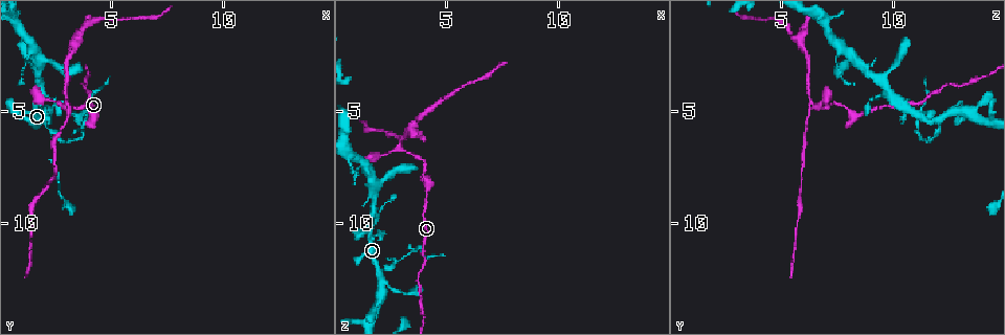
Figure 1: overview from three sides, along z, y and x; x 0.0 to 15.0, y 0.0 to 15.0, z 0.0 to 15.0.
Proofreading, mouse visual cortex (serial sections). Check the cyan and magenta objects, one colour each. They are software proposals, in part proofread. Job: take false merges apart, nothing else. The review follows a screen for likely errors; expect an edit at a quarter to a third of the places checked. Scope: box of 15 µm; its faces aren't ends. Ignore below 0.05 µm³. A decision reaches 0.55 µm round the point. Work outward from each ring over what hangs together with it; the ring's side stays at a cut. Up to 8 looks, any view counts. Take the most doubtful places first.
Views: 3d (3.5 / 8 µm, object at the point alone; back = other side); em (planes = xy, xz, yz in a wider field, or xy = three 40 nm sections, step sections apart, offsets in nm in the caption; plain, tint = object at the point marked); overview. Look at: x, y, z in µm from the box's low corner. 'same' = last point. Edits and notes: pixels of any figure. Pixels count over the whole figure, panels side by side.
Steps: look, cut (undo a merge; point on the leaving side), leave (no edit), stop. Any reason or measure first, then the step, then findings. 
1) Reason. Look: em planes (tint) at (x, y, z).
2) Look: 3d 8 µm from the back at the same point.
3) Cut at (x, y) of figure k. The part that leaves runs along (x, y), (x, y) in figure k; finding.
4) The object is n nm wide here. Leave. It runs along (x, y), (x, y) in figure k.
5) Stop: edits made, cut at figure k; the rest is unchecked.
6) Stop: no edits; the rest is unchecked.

Three-way junction. Look: 3d 3.5 µm from the back at (2.2, 5.7, 12.1).

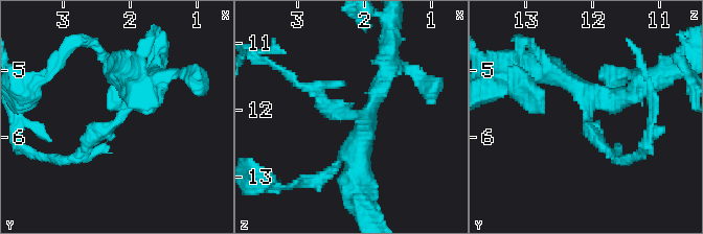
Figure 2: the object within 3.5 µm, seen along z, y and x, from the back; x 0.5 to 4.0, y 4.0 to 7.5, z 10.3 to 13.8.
3 arms meet here; the arms are 150, 250, 300 nm wide; now the EM. Look: em xy step 5 (tint) at (2.20, 5.75, 12.10).

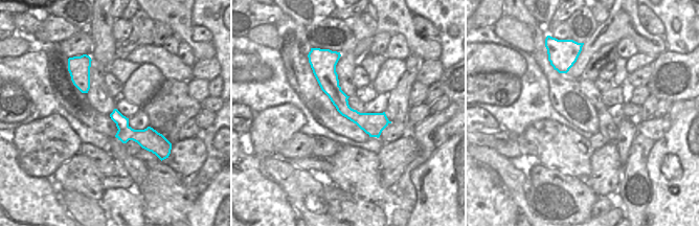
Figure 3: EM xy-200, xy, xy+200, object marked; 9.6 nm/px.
The object is 200 nm wide here. Cut at (86, 137) of figure 2. The part that leaves runs along (114, 122), (76, 158), (44, 155) in figure 2; a second cell is stuck on.

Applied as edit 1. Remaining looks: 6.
Redraw. Look: overview.

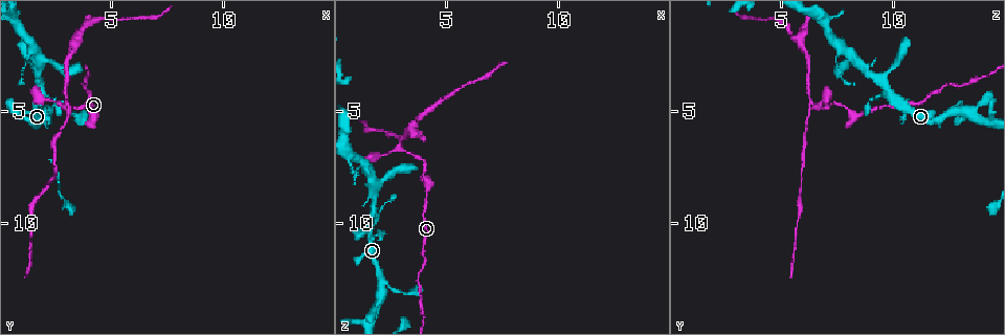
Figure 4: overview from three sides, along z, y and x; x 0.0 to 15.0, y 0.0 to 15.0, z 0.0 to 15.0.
A narrow waist. Look: 3d 8 µm at (4.1, 5.2, 8.2).

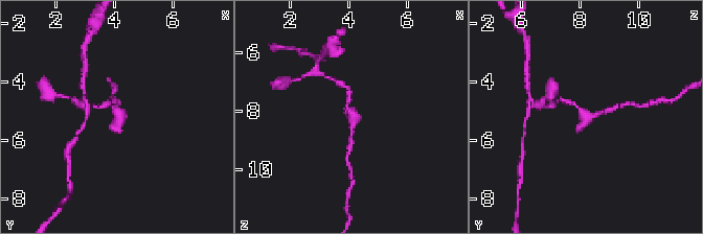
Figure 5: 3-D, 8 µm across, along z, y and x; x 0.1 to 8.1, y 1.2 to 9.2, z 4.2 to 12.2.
Look: 3d 3.5 µm from the back at (4.2, 5.2, 8.2).

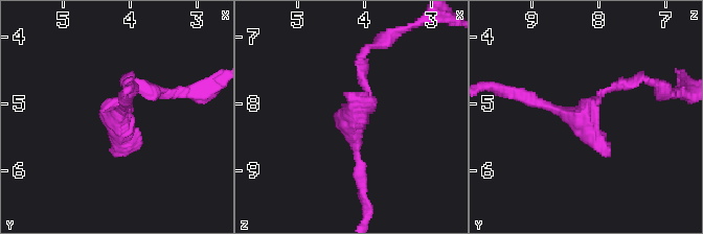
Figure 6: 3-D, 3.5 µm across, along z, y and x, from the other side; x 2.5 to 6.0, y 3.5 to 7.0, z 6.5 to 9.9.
Leave. It runs along (517, 95), (582, 114), (603, 91), (635, 82) in figure 6; one cell here.

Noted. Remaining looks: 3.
Four arms meet. Look: 3d 3.5 µm at (2.9, 4.8, 6.5).

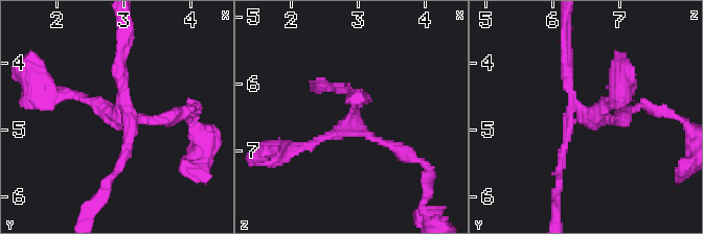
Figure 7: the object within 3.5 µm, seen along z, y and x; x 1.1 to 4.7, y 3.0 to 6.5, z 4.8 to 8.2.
4 arms meet here; the arms are 150, 150, 150, 200 nm wide; now the EM. Look: em xy step 5 (tint) at (2.90, 4.80, 6.50).

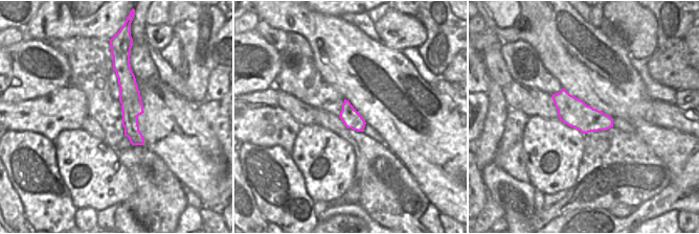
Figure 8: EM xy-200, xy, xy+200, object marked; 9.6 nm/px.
Look: em xy step 3 (tint) at the same point.

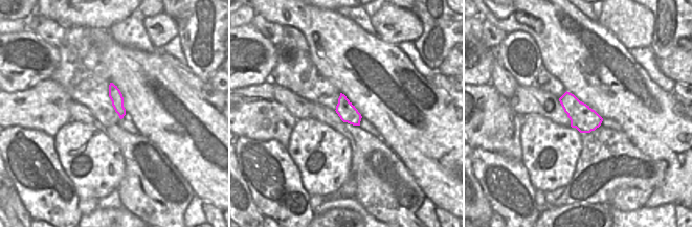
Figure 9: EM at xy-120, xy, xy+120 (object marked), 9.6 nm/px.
Cut at (121, 59) of figure 7. Two cells meet here.

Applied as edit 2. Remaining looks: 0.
Stop: edits made, cut at figure 2, cut at figure 7; the rest is unchecked.

